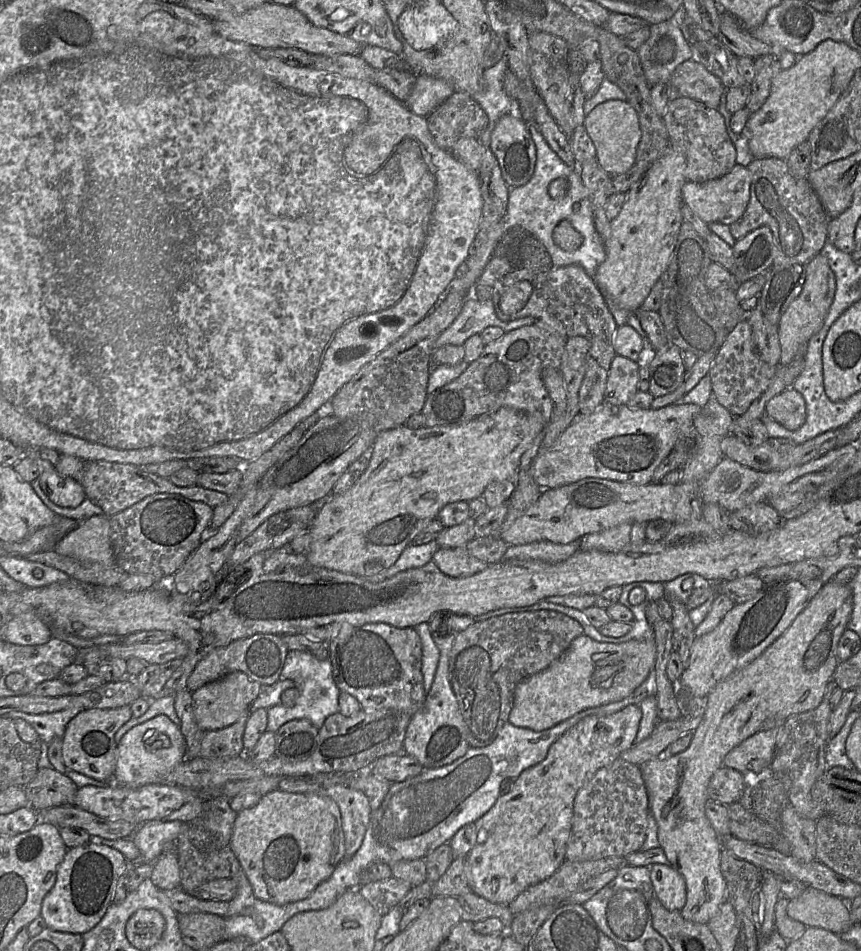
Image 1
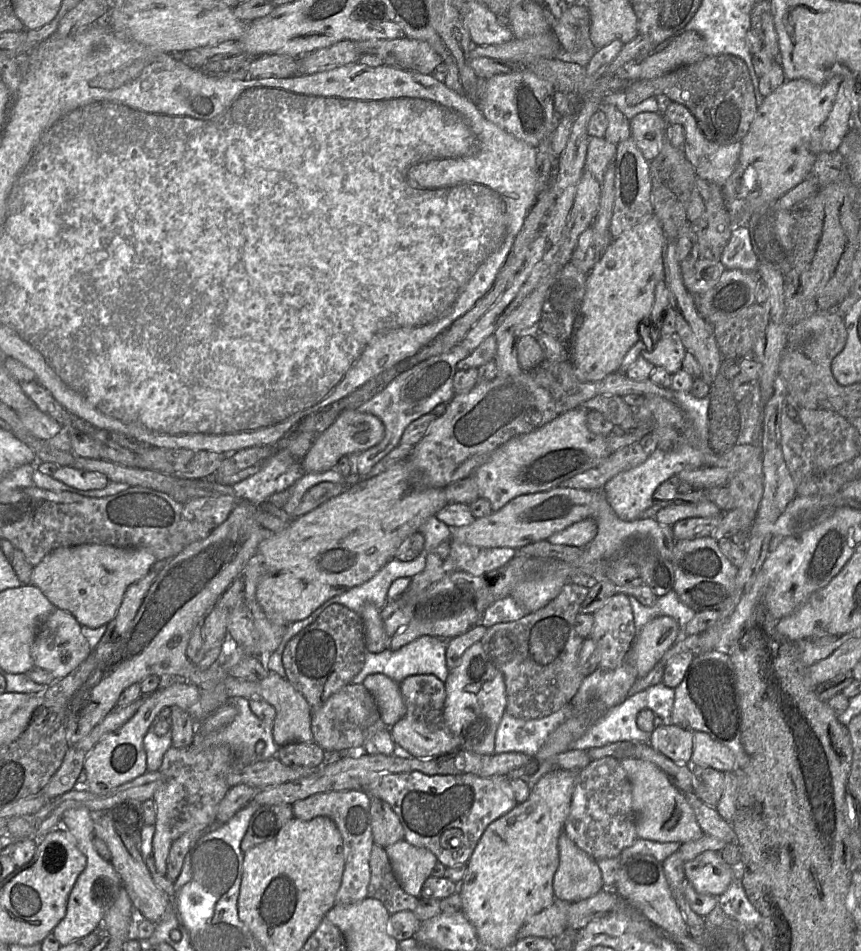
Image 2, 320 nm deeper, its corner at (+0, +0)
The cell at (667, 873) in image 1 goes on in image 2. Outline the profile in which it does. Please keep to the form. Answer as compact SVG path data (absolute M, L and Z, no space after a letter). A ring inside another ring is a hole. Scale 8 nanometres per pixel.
M705 851L684 863L686 880L700 894L718 897L734 878L735 868L727 864L720 852Z

